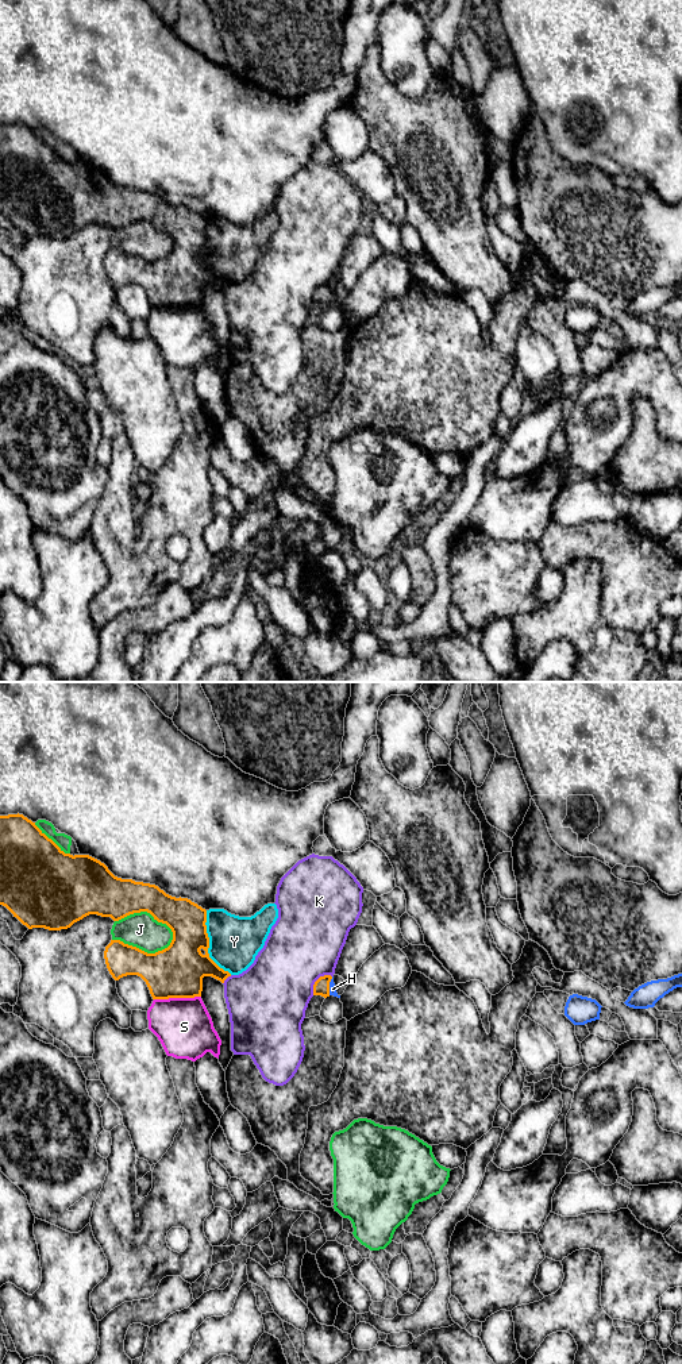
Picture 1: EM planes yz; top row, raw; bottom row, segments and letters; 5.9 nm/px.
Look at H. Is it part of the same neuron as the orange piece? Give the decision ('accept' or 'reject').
accept

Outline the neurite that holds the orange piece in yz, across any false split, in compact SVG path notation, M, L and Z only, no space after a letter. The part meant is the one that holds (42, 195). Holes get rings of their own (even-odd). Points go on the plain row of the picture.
M23 123L0 124L0 213L5 215L28 238L45 236L61 239L89 223L111 226L119 230L130 223L147 220L158 231L166 232L173 240L170 254L155 262L147 262L120 248L111 248L105 255L104 267L107 277L115 289L127 284L140 285L153 308L194 307L201 305L203 286L212 285L221 292L231 285L220 277L208 262L209 246L207 242L207 219L188 207L176 207L166 203L155 193L122 188L115 185L108 176L89 163L65 162L49 147L31 128Z

